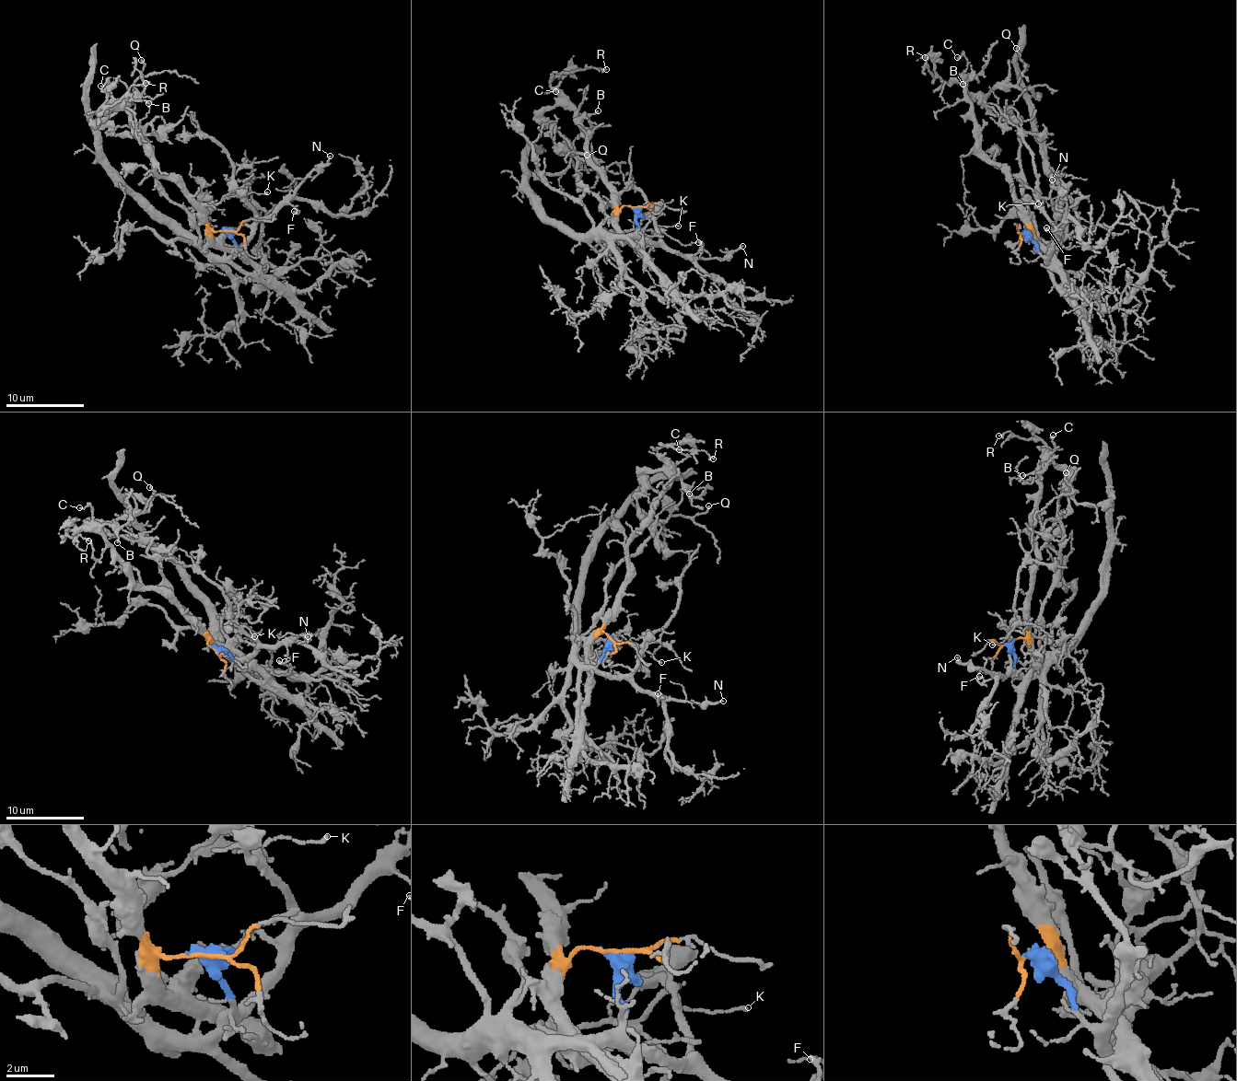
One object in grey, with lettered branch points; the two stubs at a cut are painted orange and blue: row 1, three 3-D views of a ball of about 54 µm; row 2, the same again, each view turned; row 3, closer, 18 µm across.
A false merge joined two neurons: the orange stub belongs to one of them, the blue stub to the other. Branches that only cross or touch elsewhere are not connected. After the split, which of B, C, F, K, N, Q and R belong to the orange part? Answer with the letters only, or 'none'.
B, C, Q, R

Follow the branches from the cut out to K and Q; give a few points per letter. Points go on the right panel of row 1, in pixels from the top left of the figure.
K: (1022, 233), (1043, 256), (1047, 253), (1054, 241), (1054, 222), (1041, 205), (1043, 202), (1039, 203)
Q: (1022, 233), (1026, 213), (981, 147), (962, 87), (984, 98), (1017, 82), (1026, 65), (1015, 47)

